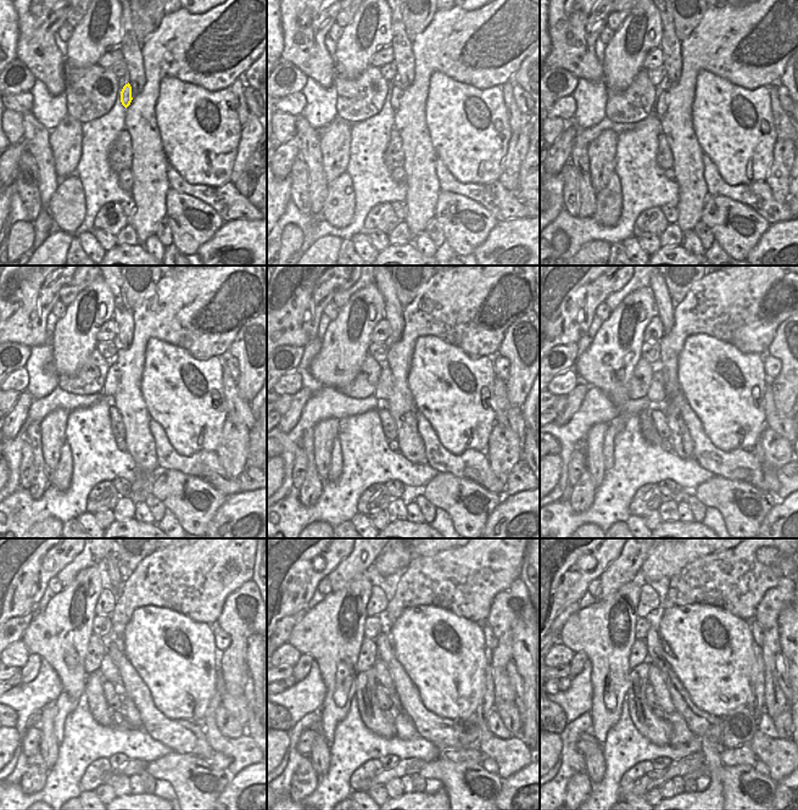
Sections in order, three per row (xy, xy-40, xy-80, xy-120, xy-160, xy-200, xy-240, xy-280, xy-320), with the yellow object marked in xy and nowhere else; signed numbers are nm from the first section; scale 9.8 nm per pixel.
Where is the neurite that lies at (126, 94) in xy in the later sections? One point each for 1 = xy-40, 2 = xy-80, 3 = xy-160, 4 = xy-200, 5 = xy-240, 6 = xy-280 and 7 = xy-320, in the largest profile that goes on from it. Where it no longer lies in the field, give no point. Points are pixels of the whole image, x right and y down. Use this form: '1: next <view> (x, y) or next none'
1: next xy-40 (397, 91)
2: next xy-80 (659, 107)
3: next xy-160 (384, 389)
4: next xy-200 (656, 394)
5: next xy-240 (110, 672)
6: next xy-280 (383, 676)
7: next xy-320 (656, 680)

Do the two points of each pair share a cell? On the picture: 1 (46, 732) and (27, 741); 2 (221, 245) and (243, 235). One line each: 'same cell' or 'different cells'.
1: different cells
2: same cell

